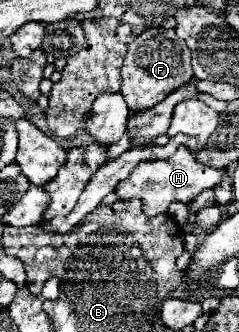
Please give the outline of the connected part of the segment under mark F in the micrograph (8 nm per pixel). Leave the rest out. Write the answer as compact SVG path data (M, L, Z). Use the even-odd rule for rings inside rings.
M158 26L144 30L136 40L130 42L122 66L122 94L126 98L128 108L132 112L148 110L158 102L162 102L170 92L184 86L194 76L190 60L192 60L192 52L186 46L186 42L168 40L166 28Z

